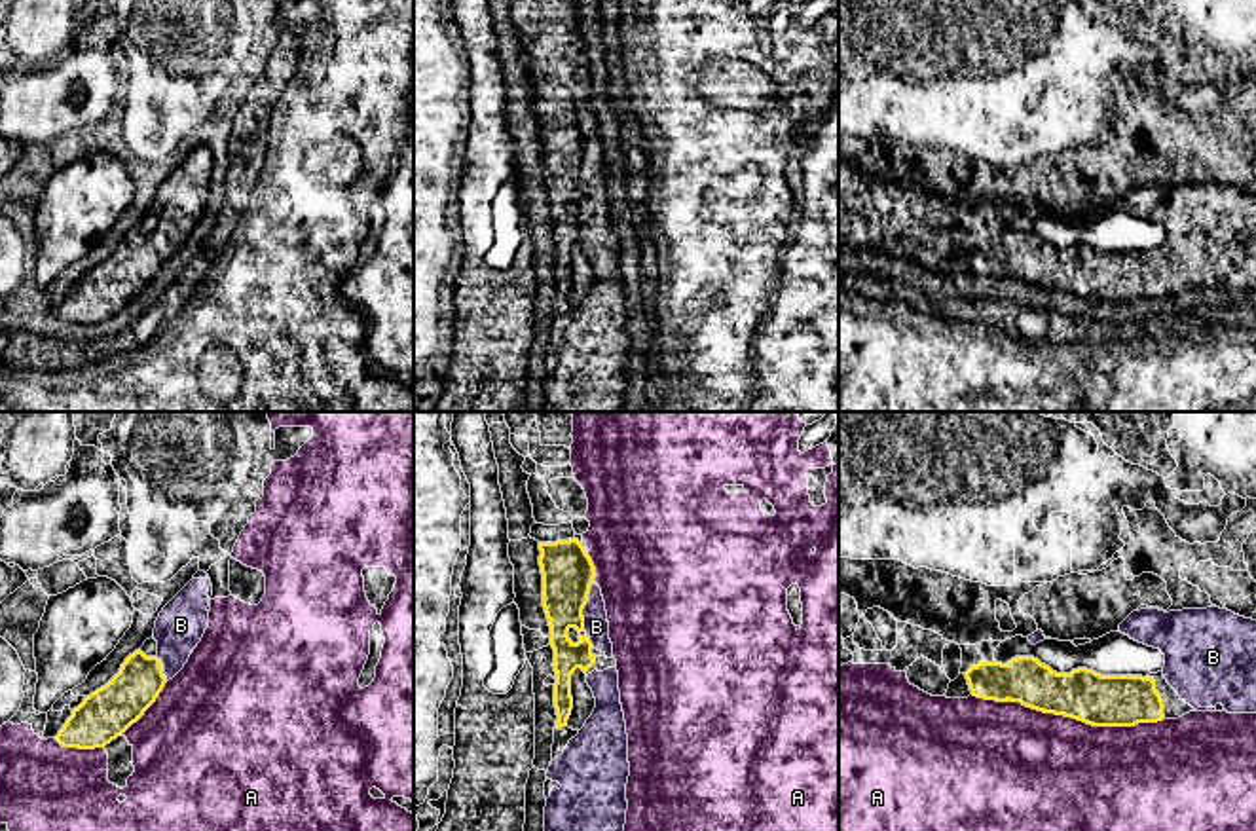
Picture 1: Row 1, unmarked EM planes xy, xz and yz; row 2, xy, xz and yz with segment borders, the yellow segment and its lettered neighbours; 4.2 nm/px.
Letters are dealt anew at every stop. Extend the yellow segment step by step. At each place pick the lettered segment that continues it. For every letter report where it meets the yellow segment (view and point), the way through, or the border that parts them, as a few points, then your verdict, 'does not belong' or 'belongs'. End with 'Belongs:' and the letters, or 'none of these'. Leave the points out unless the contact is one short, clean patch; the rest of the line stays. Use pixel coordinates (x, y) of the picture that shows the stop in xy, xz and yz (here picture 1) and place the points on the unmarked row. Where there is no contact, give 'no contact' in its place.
A: contact yz (1069, 291); does not belong
B: contact xz (585, 179); belongs
Belongs: B

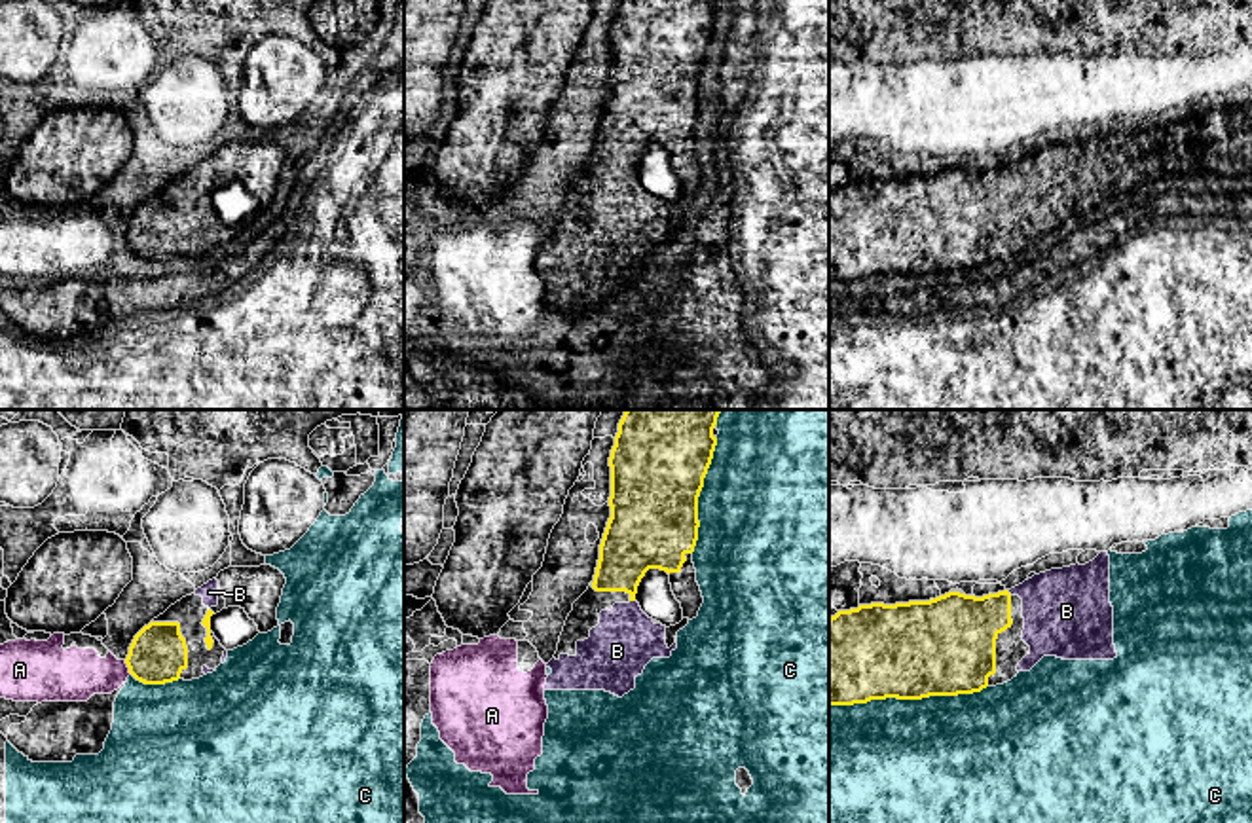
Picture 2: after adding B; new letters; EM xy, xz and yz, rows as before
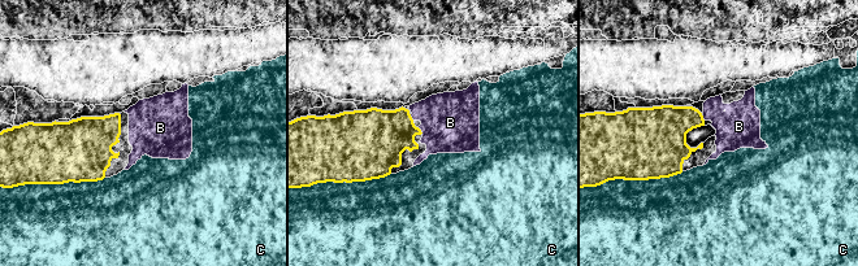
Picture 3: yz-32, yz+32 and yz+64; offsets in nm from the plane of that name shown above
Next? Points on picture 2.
A: contact xy (128, 241); border xy (124, 236), (131, 249); does not belong
B: contact xz (632, 175); belongs
C: contact yz (907, 274); does not belong
Belongs: B

